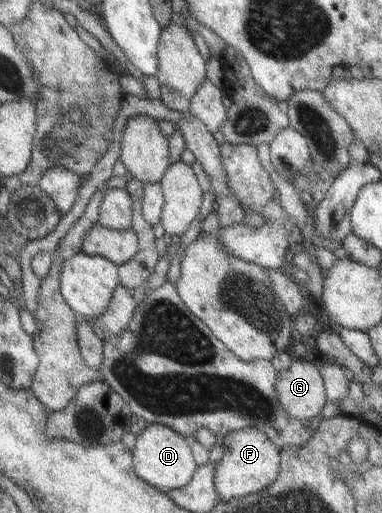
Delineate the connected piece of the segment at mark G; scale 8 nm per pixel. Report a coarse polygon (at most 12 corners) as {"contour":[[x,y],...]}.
{"contour":[[293,358],[273,391],[286,417],[313,419],[326,404],[319,369]]}

